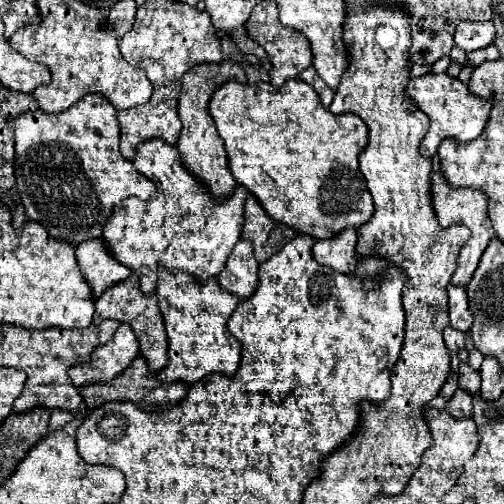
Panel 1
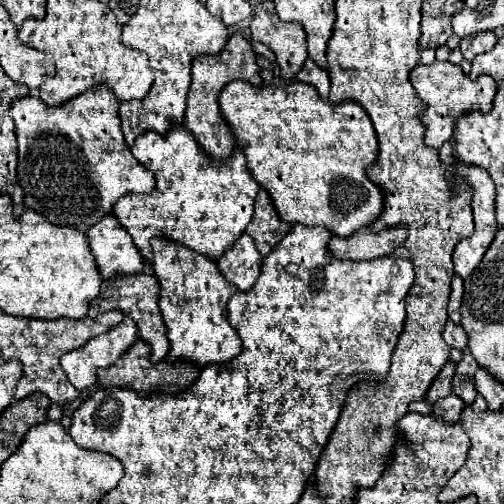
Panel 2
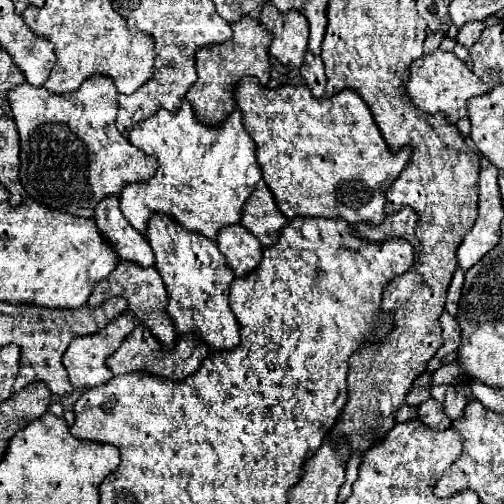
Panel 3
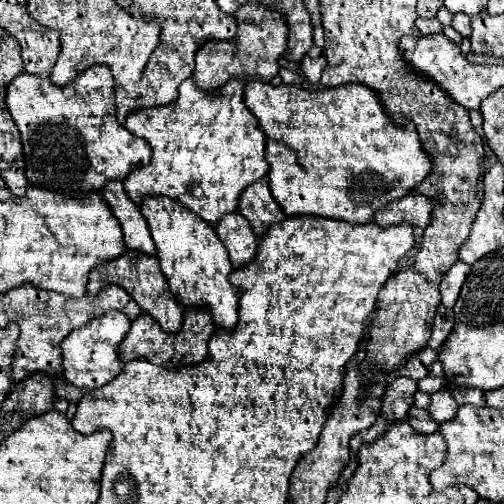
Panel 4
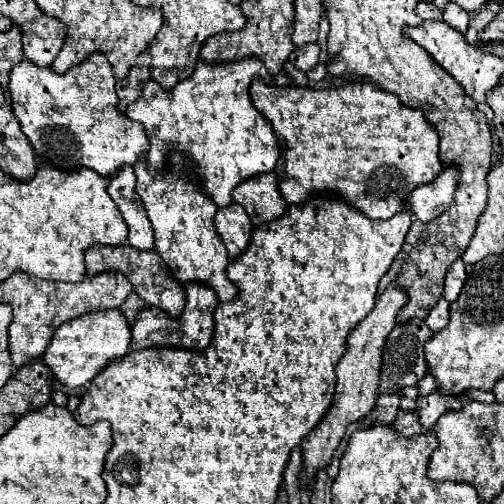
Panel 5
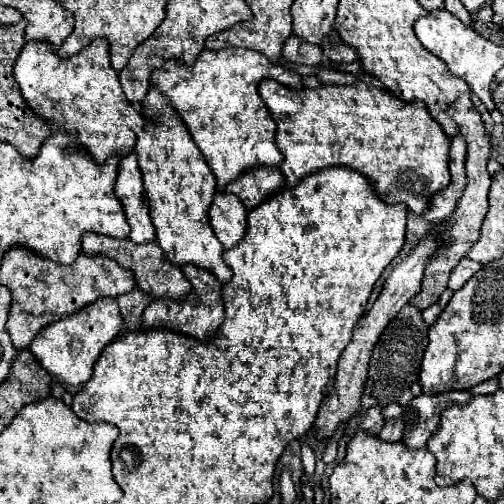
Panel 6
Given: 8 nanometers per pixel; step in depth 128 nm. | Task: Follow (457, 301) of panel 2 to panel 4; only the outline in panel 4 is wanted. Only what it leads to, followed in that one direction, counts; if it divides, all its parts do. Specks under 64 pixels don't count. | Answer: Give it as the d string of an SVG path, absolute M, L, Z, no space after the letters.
M456 262L456 264L448 270L448 274L444 276L444 280L442 280L442 284L440 284L440 292L442 292L442 304L444 304L446 308L452 308L452 306L456 304L456 298L458 298L458 294L460 294L460 288L462 288L468 272L470 272L470 266L468 266L468 264Z

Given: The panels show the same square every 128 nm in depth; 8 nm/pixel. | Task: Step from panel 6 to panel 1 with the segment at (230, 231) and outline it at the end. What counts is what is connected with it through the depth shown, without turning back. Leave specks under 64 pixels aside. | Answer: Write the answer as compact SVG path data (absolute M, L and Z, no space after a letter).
M240 240L232 256L228 258L224 270L218 274L218 284L222 290L238 296L240 300L248 298L258 286L258 262L248 240Z

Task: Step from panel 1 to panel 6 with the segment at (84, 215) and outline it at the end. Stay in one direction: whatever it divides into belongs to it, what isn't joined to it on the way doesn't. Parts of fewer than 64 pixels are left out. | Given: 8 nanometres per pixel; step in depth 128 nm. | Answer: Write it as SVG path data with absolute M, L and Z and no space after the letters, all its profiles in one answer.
M96 38L82 52L66 60L60 60L50 44L28 42L16 58L14 78L28 108L46 120L54 134L60 130L72 134L76 144L90 154L96 164L104 164L112 156L122 158L134 152L134 128L144 126L144 116L126 100L118 74L110 66L108 42L104 38Z

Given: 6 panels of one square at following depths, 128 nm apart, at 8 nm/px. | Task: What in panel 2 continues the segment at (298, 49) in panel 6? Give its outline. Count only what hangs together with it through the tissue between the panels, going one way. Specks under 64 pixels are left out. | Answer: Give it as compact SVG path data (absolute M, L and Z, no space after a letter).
M312 60L306 62L306 66L296 74L296 78L298 78L300 82L312 84L312 86L318 90L318 94L320 94L322 100L328 98L328 92L330 92L330 78L328 78L328 72L322 70L320 66L316 66Z

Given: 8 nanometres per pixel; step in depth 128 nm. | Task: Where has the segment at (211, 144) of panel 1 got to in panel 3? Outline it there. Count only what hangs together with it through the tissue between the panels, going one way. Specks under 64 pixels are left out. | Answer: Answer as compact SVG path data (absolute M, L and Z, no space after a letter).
M248 16L232 24L232 32L234 34L228 42L204 46L196 54L198 80L188 90L186 98L192 104L198 122L206 126L218 126L228 118L228 114L234 110L234 88L244 76L256 76L260 84L266 84L270 78L270 60L268 60L270 32L266 32L258 20L252 20Z

